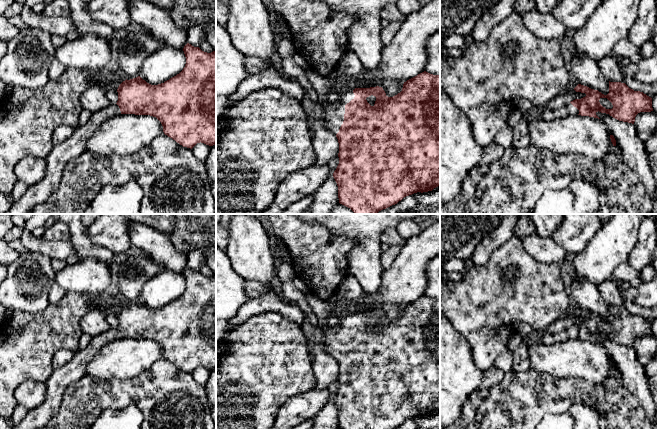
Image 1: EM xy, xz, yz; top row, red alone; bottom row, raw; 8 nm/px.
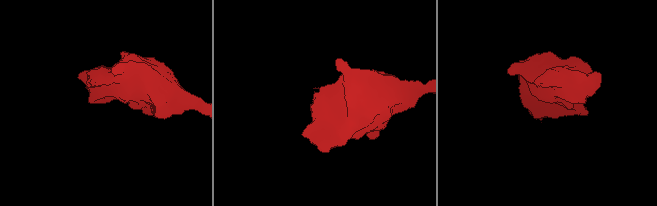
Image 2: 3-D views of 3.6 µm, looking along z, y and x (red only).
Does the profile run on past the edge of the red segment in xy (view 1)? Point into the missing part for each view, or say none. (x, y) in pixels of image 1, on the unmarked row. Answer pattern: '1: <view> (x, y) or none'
1: xy (62, 377)

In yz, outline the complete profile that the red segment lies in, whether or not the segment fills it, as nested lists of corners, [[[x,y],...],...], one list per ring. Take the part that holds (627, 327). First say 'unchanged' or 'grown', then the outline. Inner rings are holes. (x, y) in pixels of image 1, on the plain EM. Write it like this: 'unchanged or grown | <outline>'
grown | [[[609,305],[609,317],[607,319],[581,308],[578,308],[574,314],[585,317],[586,320],[575,323],[564,331],[543,335],[542,343],[552,345],[577,338],[600,343],[596,339],[599,335],[609,338],[619,345],[634,348],[638,337],[653,335],[652,322],[643,316],[634,315],[625,307]],[[601,322],[607,322],[612,327],[613,332],[606,333],[603,331],[599,326]]]

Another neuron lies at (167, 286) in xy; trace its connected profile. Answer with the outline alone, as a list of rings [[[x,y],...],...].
[[[164,269],[144,285],[140,301],[151,309],[164,307],[179,298],[186,288],[182,273]]]

